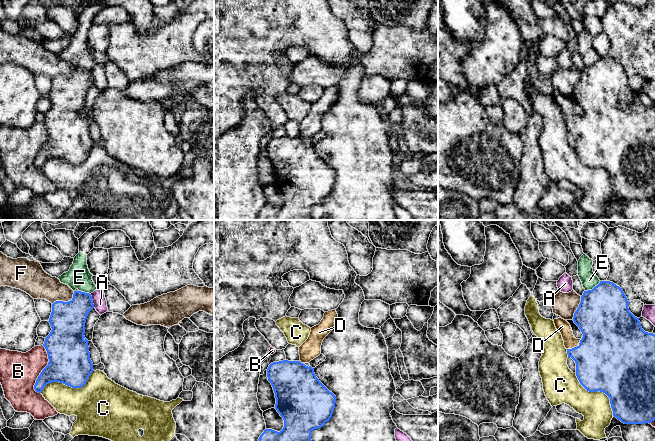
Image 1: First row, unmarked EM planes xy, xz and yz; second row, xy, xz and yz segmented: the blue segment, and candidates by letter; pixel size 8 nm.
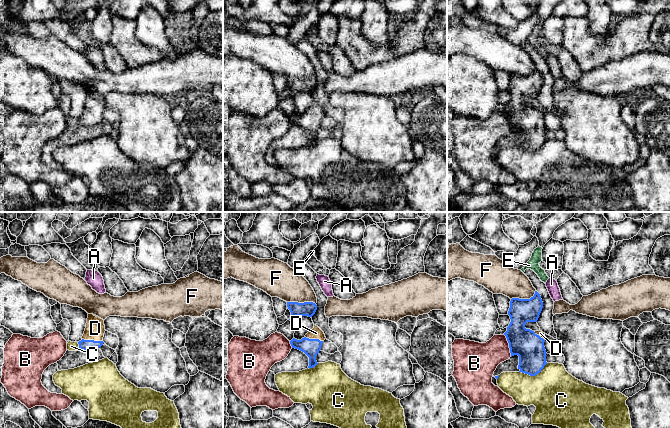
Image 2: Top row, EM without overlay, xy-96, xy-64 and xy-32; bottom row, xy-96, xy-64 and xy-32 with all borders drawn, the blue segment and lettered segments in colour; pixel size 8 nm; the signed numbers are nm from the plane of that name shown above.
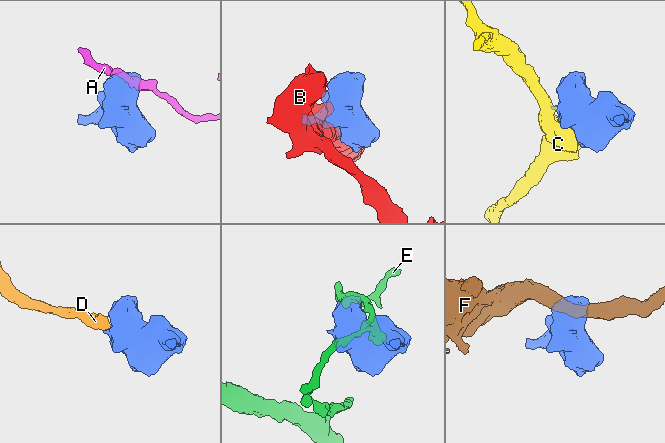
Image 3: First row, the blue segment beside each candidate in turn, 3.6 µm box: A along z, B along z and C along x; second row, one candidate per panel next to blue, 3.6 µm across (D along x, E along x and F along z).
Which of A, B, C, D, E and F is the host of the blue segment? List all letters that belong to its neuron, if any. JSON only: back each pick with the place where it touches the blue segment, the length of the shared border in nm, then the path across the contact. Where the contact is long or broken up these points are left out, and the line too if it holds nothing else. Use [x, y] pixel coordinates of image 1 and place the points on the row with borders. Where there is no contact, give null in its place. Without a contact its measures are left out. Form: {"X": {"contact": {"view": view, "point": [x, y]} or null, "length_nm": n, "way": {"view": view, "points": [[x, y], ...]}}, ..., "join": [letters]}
{"D": {"contact": {"view": "yz", "point": [575, 347]}, "length_nm": 150, "way": {"view": "yz", "points": [[604, 358], [581, 351], [575, 347], [562, 326]]}}, "join": ["D"]}

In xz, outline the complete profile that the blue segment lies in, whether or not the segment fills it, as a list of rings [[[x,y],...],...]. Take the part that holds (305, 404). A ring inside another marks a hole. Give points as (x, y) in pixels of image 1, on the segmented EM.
[[[300,361],[273,362],[267,369],[267,377],[275,393],[275,409],[284,420],[284,427],[280,432],[265,429],[258,441],[312,441],[311,432],[323,427],[332,417],[336,396],[319,381],[314,368]]]

